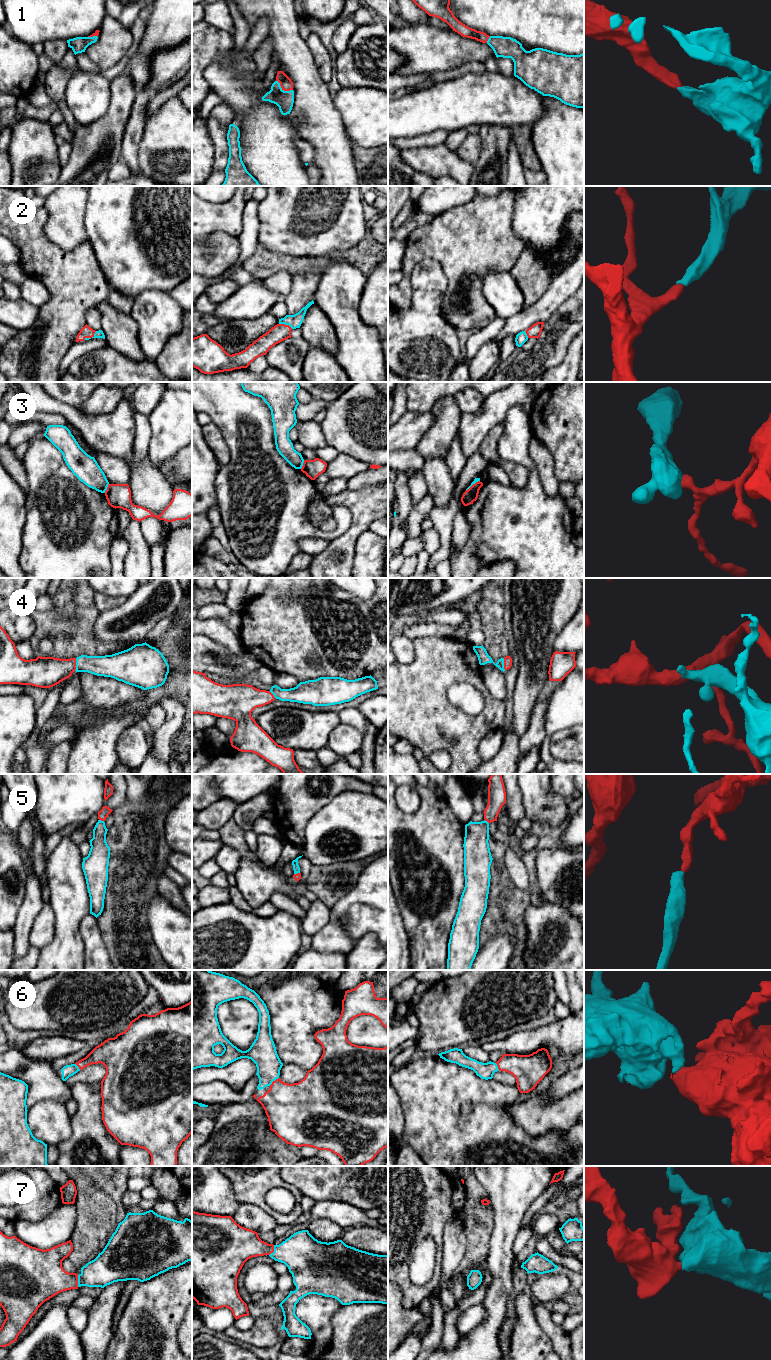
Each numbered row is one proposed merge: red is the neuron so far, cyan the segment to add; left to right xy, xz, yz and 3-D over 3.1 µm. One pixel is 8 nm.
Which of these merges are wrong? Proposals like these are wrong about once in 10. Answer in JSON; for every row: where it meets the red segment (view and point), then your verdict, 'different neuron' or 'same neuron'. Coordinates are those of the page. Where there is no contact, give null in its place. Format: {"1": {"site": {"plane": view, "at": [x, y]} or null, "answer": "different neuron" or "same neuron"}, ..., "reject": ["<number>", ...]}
{"1": {"site": {"plane": "xz", "at": [283, 89]}, "answer": "same neuron"}, "2": {"site": {"plane": "xy", "at": [90, 337]}, "answer": "same neuron"}, "3": {"site": {"plane": "xy", "at": [107, 488]}, "answer": "different neuron"}, "4": {"site": {"plane": "xy", "at": [75, 664]}, "answer": "same neuron"}, "5": {"site": {"plane": "xy", "at": [101, 820]}, "answer": "same neuron"}, "6": {"site": {"plane": "xz", "at": [273, 1081]}, "answer": "same neuron"}, "7": {"site": {"plane": "xy", "at": [77, 1281]}, "answer": "same neuron"}, "reject": ["3"]}

